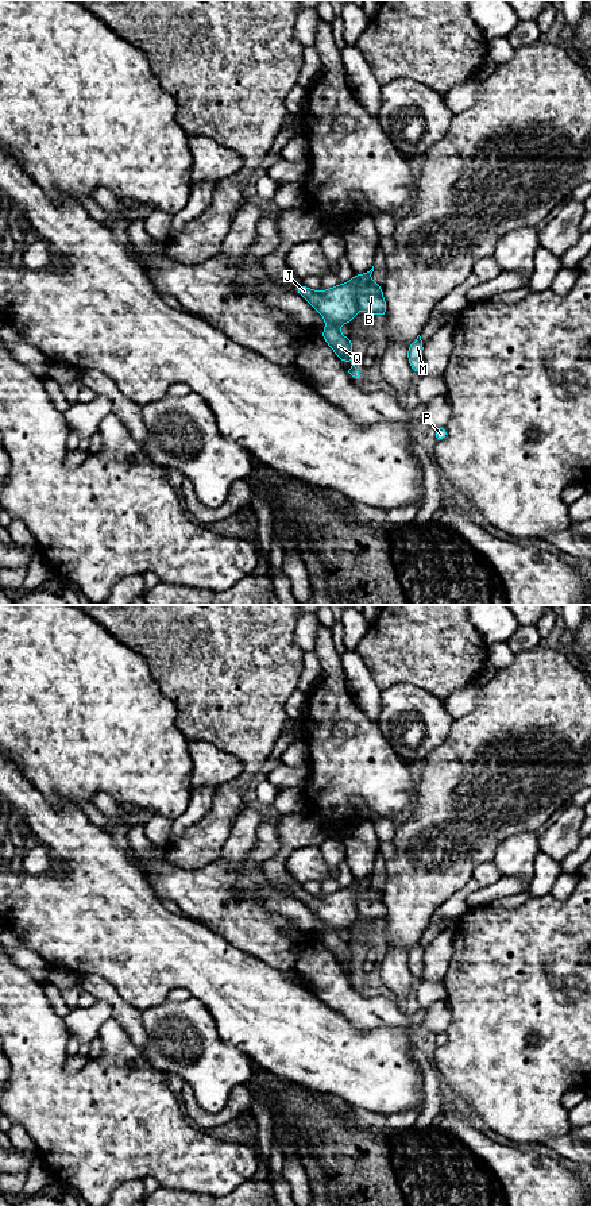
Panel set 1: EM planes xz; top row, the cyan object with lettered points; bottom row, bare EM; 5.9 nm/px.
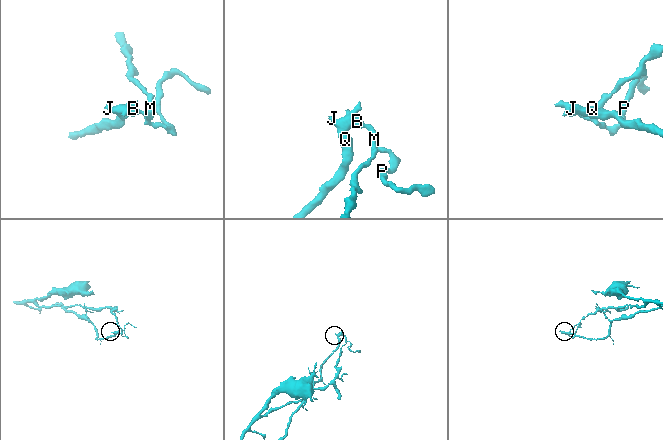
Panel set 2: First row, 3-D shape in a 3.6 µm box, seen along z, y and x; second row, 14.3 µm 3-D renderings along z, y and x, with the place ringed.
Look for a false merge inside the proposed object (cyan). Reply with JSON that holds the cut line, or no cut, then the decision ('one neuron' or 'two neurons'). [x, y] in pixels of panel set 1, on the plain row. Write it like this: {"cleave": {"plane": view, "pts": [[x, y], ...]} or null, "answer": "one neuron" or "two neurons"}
{"cleave": {"plane": "xz", "pts": [[348, 886], [354, 893], [354, 906], [358, 913]]}, "answer": "two neurons"}

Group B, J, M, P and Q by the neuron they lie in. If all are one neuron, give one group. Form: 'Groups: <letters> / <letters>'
Groups: B M P / J Q

